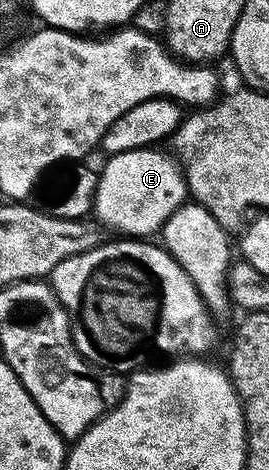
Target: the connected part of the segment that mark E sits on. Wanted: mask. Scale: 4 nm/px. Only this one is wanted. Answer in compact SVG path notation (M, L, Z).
M158 147L138 148L122 152L116 156L107 156L107 165L99 172L99 185L95 191L93 216L104 229L112 228L127 238L151 238L162 229L163 224L188 199L187 179L183 176L182 167L170 155L159 152Z

